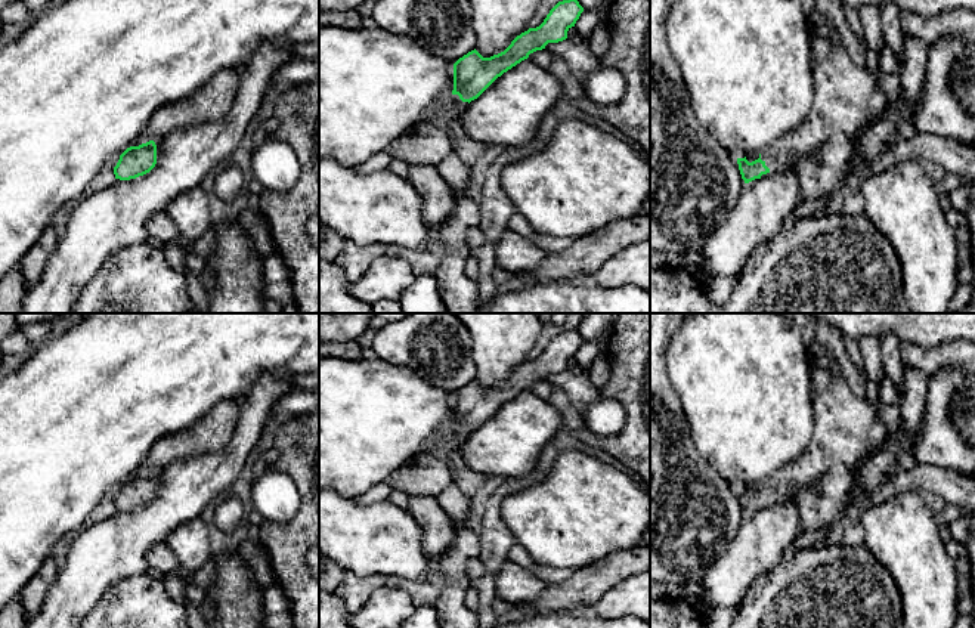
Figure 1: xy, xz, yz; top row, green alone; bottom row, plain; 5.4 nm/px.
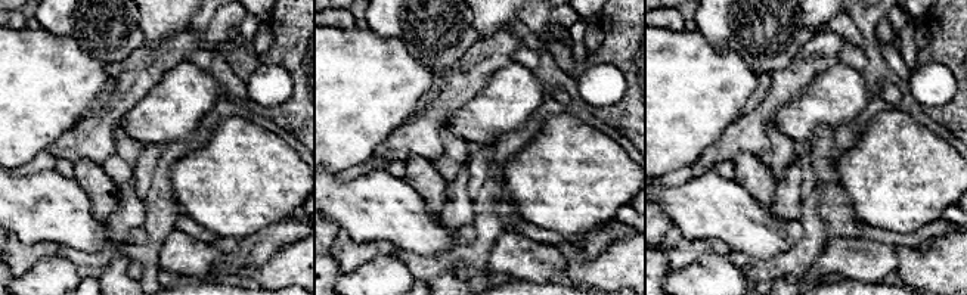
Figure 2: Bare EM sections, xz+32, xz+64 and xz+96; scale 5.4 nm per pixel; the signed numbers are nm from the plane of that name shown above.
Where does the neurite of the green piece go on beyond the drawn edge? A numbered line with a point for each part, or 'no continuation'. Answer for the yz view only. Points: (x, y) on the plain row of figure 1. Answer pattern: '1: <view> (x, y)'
1: yz (776, 491)

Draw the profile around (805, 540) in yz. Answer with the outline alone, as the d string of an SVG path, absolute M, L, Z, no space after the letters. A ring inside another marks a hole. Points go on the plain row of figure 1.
M832 523L820 530L815 532L799 532L795 538L792 548L795 553L817 547L820 542L824 541L826 535L830 532Z

